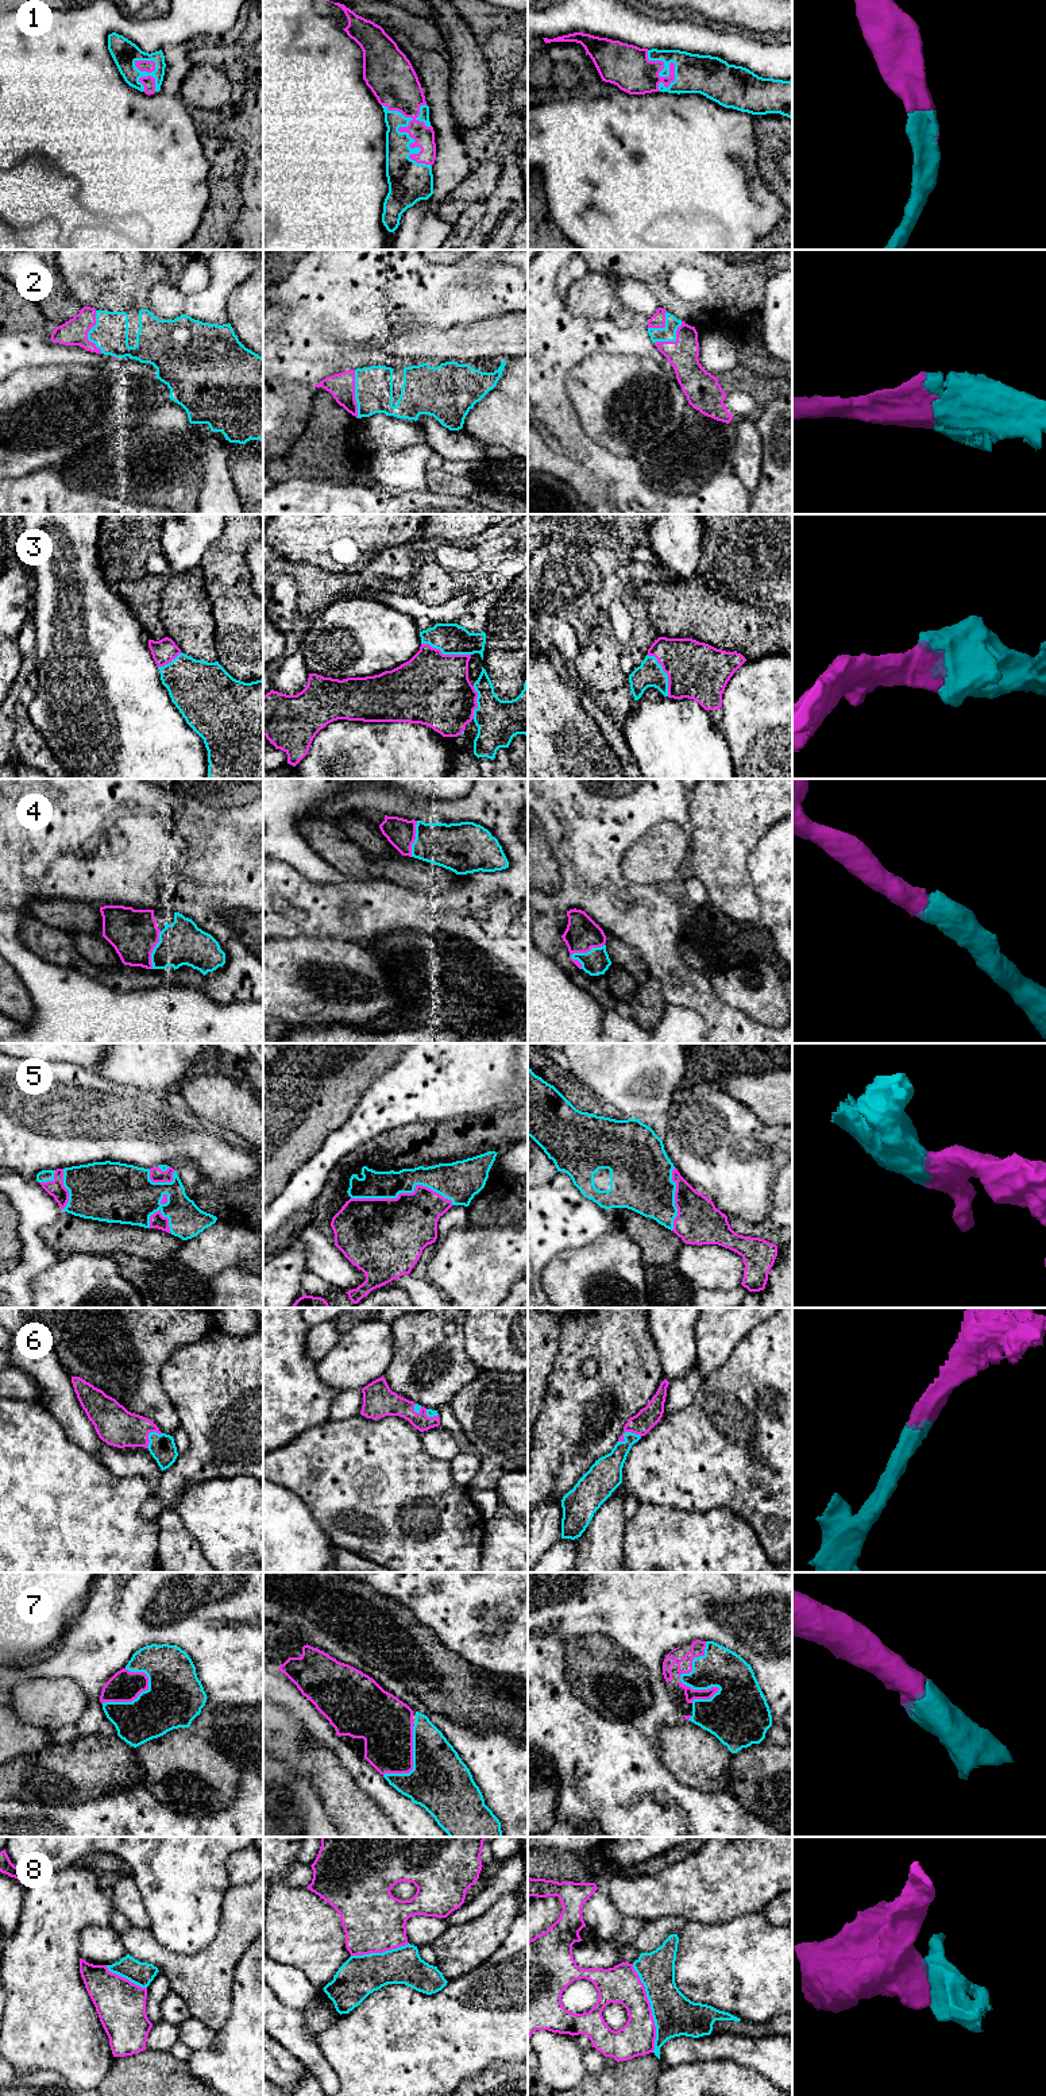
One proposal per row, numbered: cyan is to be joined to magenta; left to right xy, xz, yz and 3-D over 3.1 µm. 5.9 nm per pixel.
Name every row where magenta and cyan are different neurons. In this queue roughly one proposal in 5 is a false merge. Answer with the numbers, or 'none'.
8

